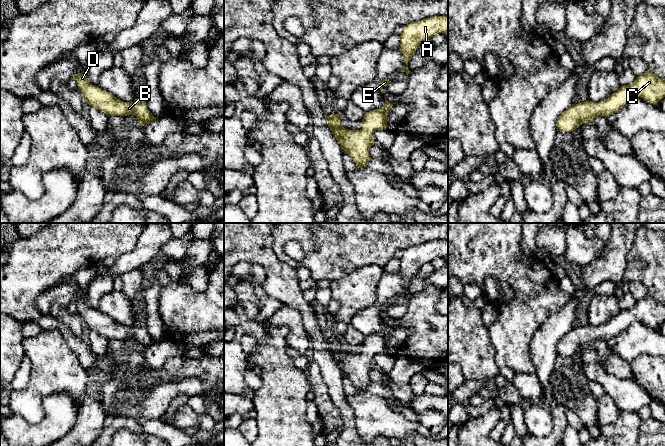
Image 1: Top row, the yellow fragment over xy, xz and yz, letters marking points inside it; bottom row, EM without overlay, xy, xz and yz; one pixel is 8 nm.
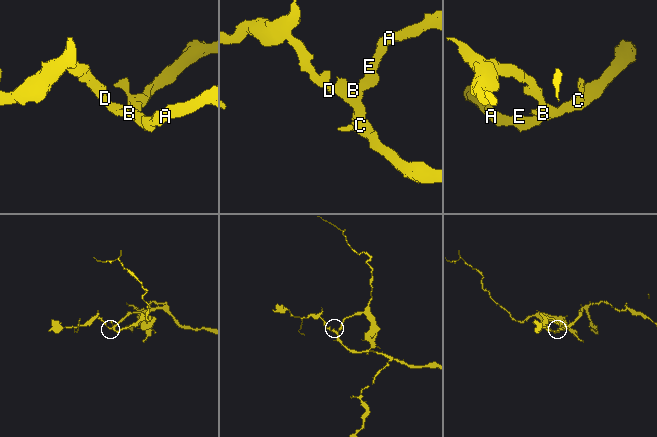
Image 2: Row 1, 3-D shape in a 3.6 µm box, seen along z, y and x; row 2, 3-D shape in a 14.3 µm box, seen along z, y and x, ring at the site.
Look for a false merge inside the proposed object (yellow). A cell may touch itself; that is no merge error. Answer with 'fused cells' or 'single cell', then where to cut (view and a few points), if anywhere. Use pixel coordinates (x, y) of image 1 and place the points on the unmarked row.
single cell; cut none

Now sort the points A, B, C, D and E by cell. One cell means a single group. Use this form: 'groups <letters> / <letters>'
groups A B C D E

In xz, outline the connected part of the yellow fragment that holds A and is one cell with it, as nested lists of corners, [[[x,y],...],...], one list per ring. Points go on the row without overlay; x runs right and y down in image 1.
[[[448,239],[424,242],[404,250],[400,259],[400,275],[407,289],[401,296],[409,296],[408,285],[418,273],[422,265],[431,263],[437,257],[448,257]]]

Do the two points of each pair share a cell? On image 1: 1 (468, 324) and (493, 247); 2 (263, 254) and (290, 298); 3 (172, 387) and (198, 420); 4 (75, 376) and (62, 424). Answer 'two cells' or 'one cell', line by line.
1: two cells
2: one cell
3: two cells
4: two cells

